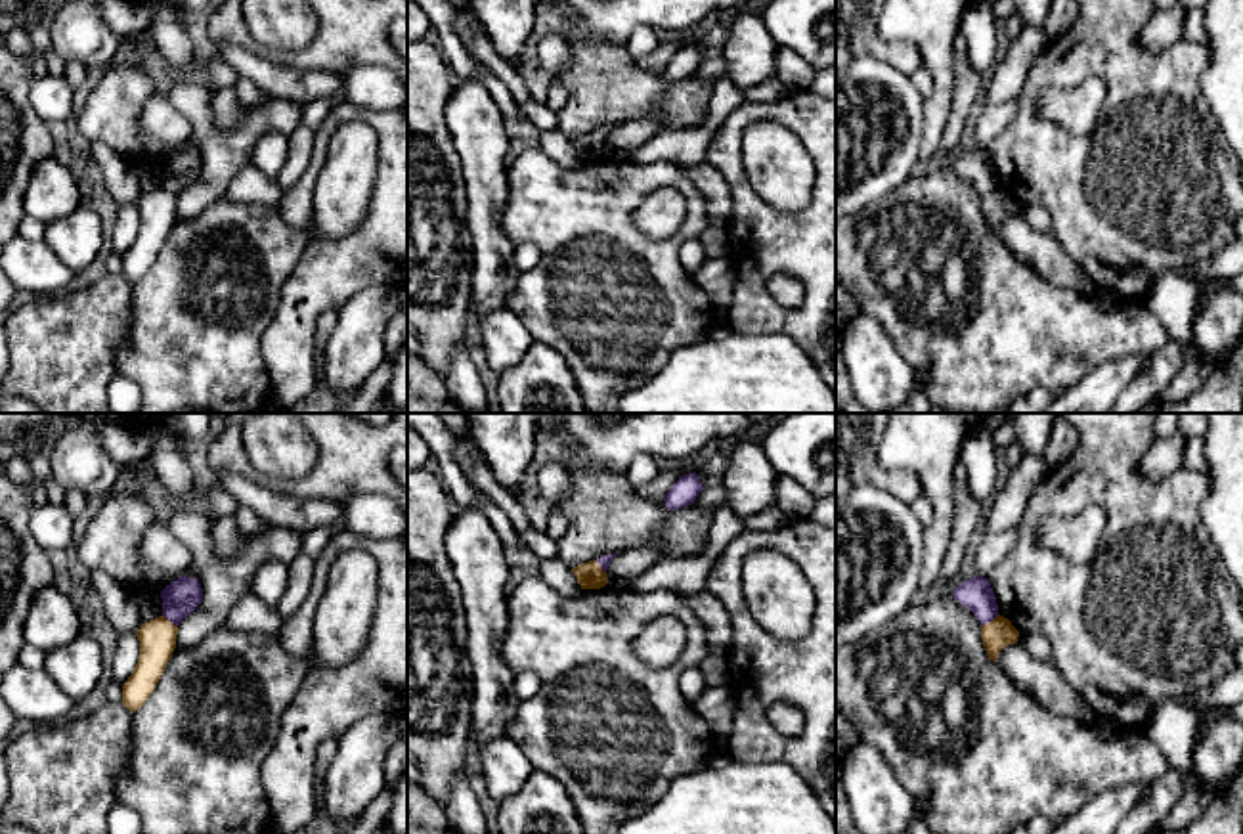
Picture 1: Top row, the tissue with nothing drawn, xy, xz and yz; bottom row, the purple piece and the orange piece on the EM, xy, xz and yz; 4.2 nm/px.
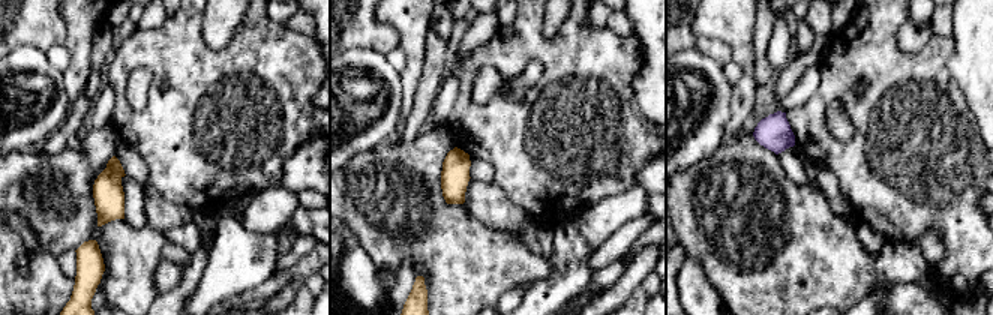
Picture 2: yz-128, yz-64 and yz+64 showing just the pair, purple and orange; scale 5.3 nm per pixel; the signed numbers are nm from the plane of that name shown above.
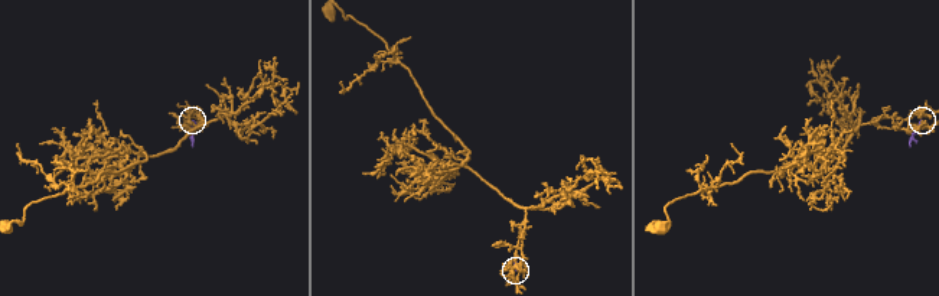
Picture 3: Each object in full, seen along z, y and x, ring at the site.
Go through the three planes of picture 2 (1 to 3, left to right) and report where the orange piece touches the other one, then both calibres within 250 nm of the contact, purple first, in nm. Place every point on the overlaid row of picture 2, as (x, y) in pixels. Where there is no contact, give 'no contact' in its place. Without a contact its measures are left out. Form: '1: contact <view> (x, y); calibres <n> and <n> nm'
1: no contact
2: no contact
3: no contact

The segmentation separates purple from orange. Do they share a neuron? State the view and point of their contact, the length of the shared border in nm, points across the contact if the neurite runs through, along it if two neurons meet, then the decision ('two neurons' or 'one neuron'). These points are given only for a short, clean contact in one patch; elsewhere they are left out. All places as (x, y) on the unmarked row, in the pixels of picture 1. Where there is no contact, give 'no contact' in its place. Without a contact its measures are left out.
yz (991, 192) | 90 nm | across yz (976, 165), (991, 192), (997, 205) | one neuron

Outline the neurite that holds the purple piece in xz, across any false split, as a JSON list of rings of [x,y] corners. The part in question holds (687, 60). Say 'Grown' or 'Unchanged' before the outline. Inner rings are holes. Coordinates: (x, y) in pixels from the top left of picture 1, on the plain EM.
Unchanged. [[[688,44],[688,46],[679,48],[679,52],[664,67],[665,80],[677,82],[681,78],[692,77],[702,61],[704,61],[704,57],[702,57],[700,48],[696,44]]]

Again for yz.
Grown. [[[975,145],[960,155],[952,168],[981,193],[983,218],[992,233],[1004,218],[1017,214],[1019,203],[998,186],[996,168],[987,149]]]

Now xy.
Grown. [[[180,147],[161,163],[163,186],[140,197],[140,231],[122,256],[122,275],[136,283],[155,262],[172,224],[180,193],[203,172],[199,151]]]

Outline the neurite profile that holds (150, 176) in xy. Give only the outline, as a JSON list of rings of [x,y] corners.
[[[153,163],[136,165],[136,174],[138,174],[142,195],[163,187],[161,165],[153,165]]]

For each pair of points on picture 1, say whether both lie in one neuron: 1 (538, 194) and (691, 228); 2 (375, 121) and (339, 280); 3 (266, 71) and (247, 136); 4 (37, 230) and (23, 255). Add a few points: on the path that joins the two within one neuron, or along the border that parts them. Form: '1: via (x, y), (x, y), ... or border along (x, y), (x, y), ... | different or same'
1: via (576, 219), (593, 236), (653, 249) | same
2: via (387, 161), (387, 232), (379, 240) | same
3: border along (268, 98), (293, 100), (303, 106) | different
4: border along (20, 236), (43, 241) | different

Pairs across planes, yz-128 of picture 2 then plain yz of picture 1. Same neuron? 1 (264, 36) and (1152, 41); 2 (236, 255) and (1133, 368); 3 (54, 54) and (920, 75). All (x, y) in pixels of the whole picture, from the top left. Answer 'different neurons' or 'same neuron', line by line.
1: different neurons
2: same neuron
3: same neuron

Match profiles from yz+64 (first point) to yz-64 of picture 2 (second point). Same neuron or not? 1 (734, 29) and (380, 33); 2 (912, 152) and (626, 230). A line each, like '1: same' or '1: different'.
1: different
2: different

